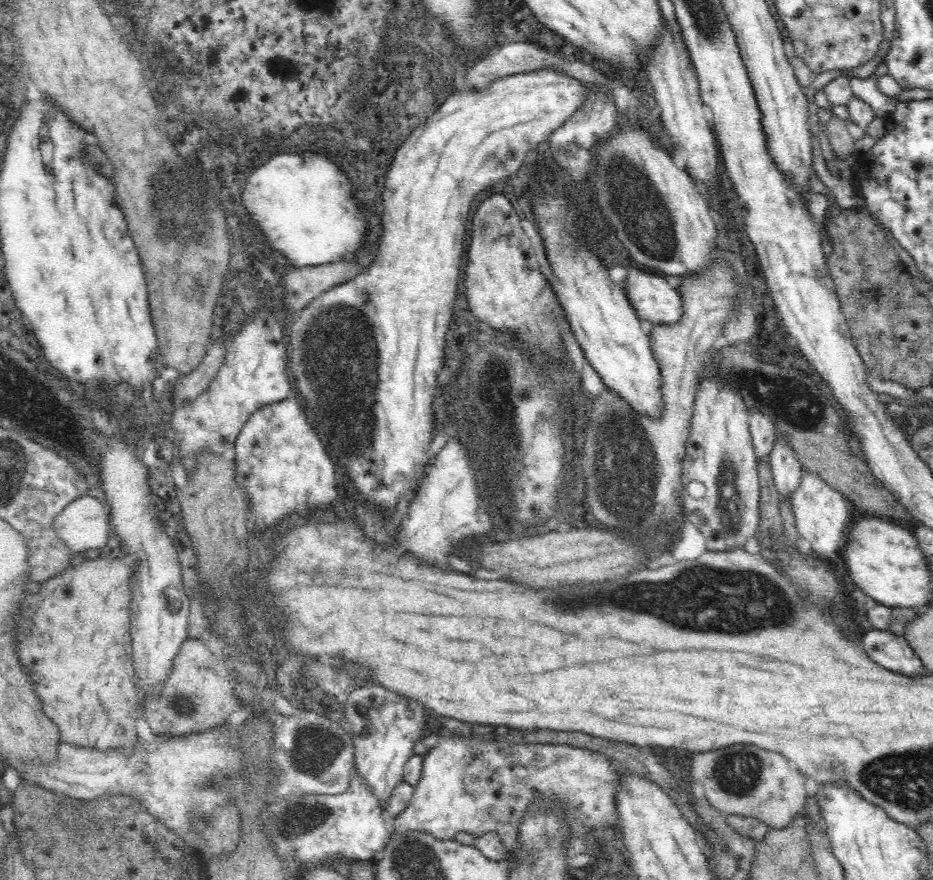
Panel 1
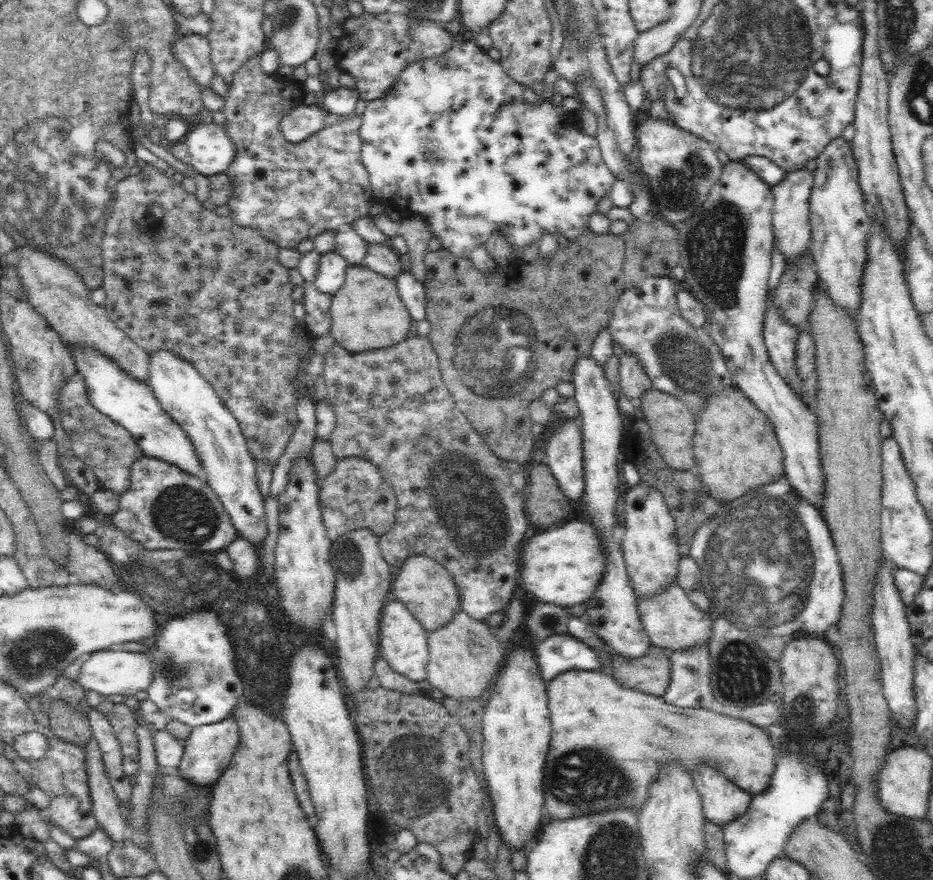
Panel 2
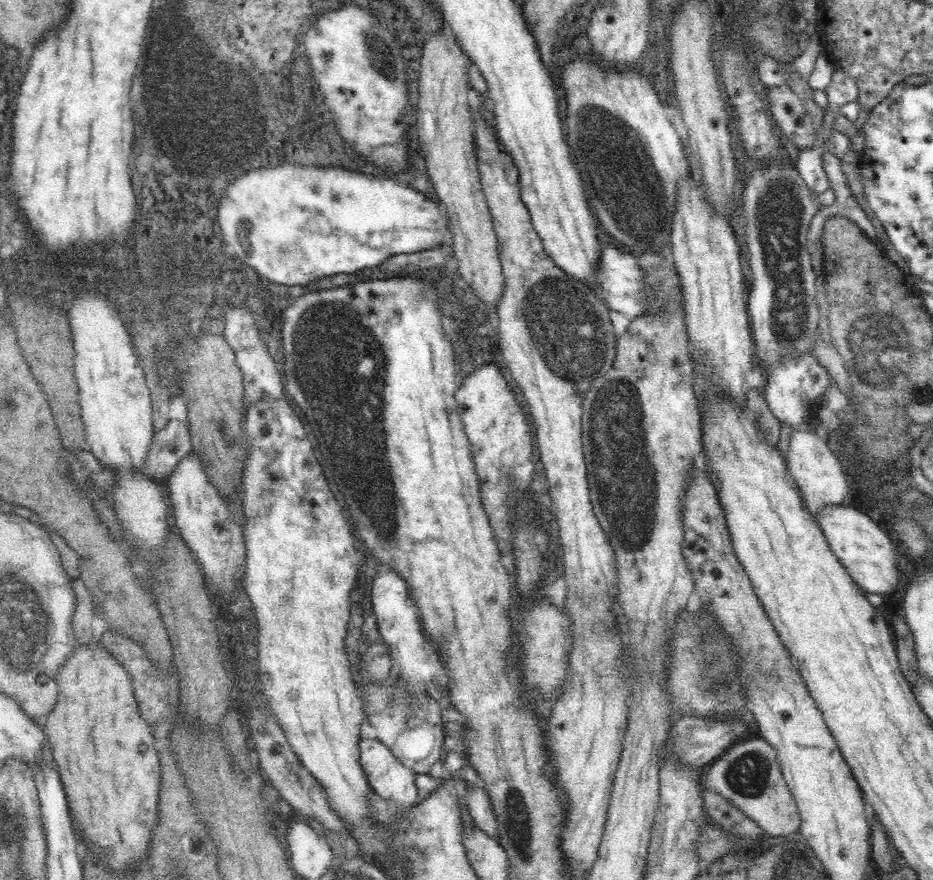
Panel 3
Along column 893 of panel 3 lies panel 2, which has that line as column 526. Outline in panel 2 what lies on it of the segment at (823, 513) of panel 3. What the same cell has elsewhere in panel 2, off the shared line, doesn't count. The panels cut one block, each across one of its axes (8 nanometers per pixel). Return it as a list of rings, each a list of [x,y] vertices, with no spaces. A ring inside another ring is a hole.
[[[578,520],[557,528],[533,529],[523,542],[521,559],[521,587],[540,601],[560,607],[584,604],[596,591],[606,569],[606,552],[600,534],[591,523]]]

